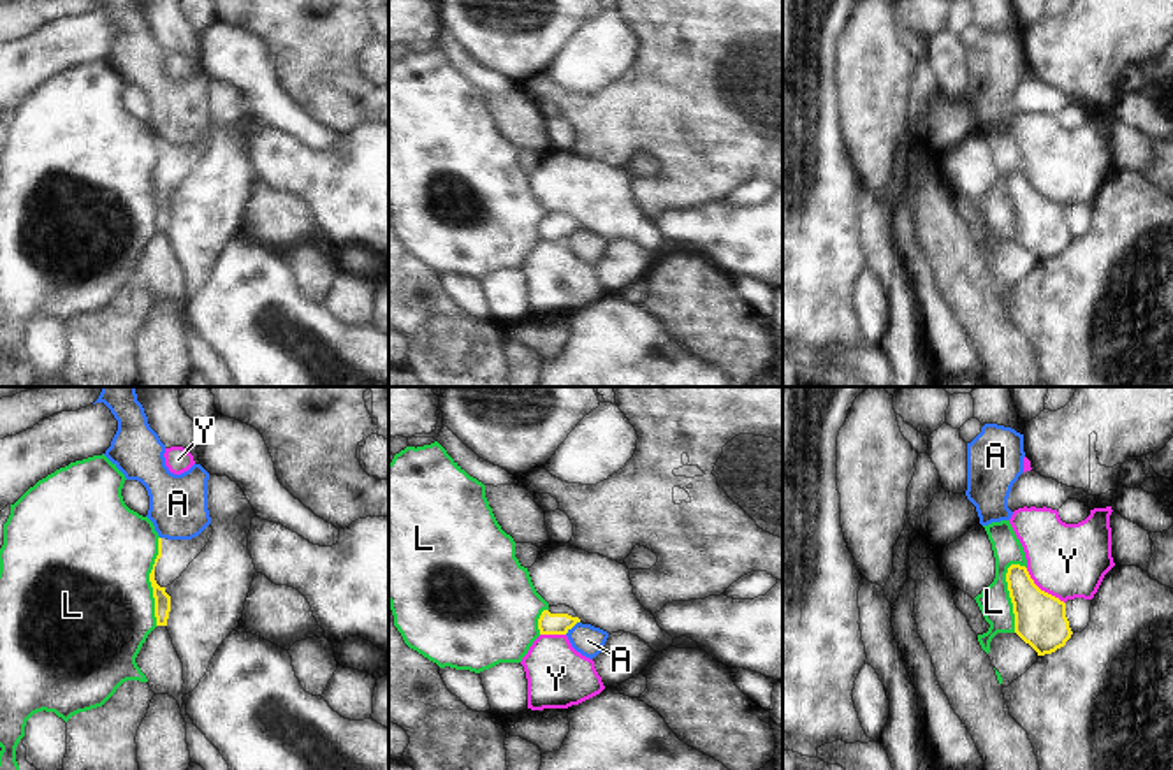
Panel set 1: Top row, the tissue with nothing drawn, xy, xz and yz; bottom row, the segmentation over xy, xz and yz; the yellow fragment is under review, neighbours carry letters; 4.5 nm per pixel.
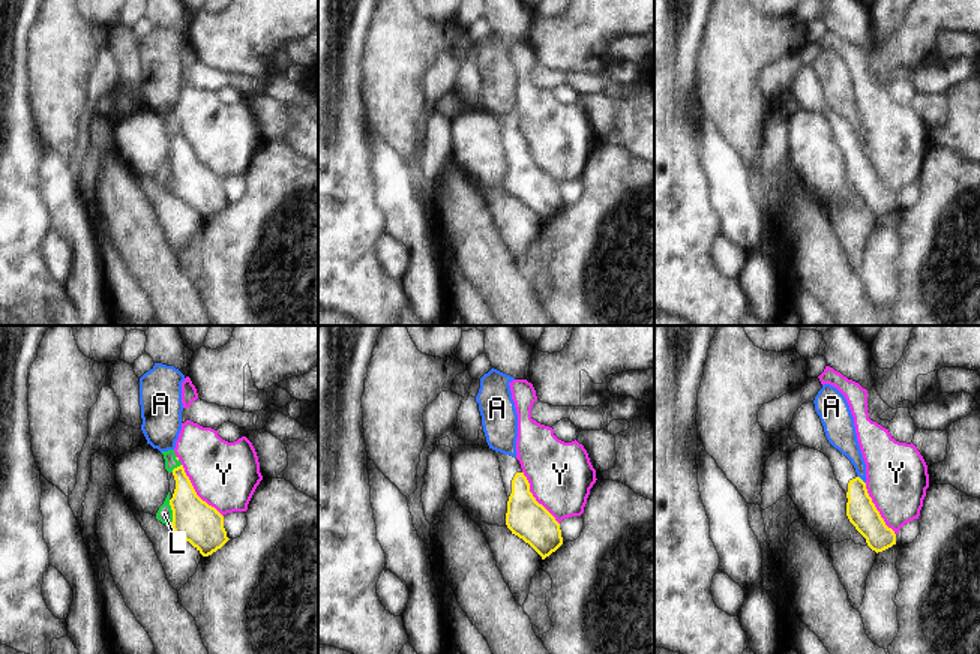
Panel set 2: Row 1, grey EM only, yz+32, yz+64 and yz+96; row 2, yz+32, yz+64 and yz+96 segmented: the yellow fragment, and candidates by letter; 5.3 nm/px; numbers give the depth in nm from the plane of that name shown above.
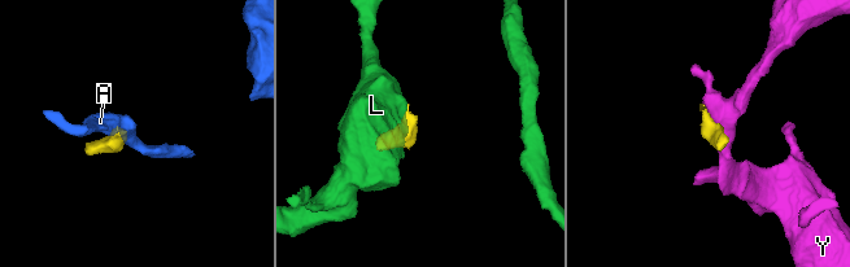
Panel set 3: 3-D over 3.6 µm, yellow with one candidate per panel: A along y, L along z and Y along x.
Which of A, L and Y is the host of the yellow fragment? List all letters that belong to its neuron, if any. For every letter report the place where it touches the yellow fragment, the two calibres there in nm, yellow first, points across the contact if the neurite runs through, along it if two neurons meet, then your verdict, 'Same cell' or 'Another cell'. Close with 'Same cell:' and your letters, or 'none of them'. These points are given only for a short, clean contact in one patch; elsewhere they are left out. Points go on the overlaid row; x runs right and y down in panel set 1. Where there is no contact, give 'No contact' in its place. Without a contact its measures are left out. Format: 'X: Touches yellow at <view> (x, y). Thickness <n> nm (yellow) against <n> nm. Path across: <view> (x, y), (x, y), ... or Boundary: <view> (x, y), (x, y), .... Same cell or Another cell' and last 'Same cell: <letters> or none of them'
A: Touches yellow at xz (572, 626). Thickness 100 nm (yellow) against 140 nm. Boundary: xz (579, 621), (565, 633). Another cell
L: Touches yellow at xy (150, 581). Thickness 80 nm (yellow) against 500 nm. Another cell
Y: Touches yellow at yz (1043, 591). Thickness 240 nm (yellow) against 340 nm. Another cell
Same cell: none of them.

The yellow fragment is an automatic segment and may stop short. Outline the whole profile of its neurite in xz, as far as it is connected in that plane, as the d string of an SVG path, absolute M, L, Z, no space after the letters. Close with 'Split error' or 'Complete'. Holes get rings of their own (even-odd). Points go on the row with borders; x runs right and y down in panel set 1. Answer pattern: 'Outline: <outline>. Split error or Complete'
Outline: M566 605L549 607L538 619L540 635L566 635L580 619Z. Split error.

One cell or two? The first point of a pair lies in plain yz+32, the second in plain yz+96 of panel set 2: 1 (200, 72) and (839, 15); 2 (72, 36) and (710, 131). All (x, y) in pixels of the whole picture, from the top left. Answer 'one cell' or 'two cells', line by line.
1: two cells
2: two cells

